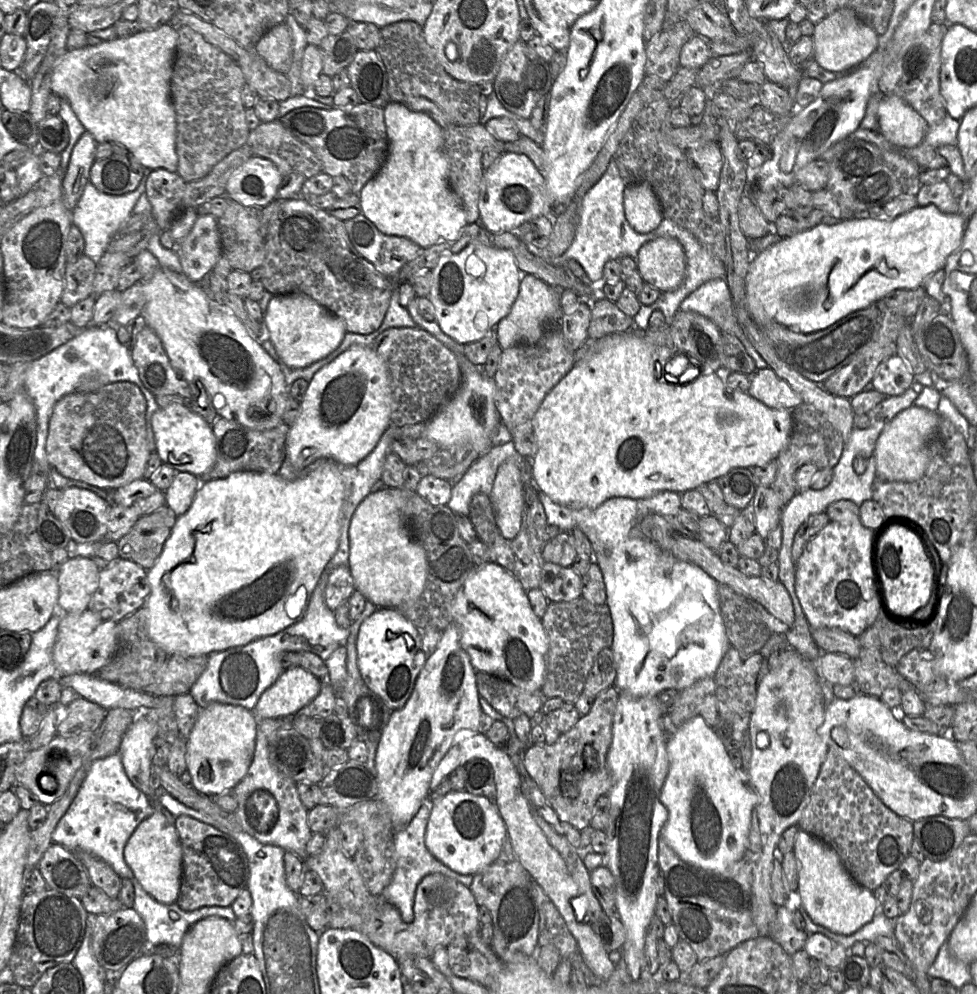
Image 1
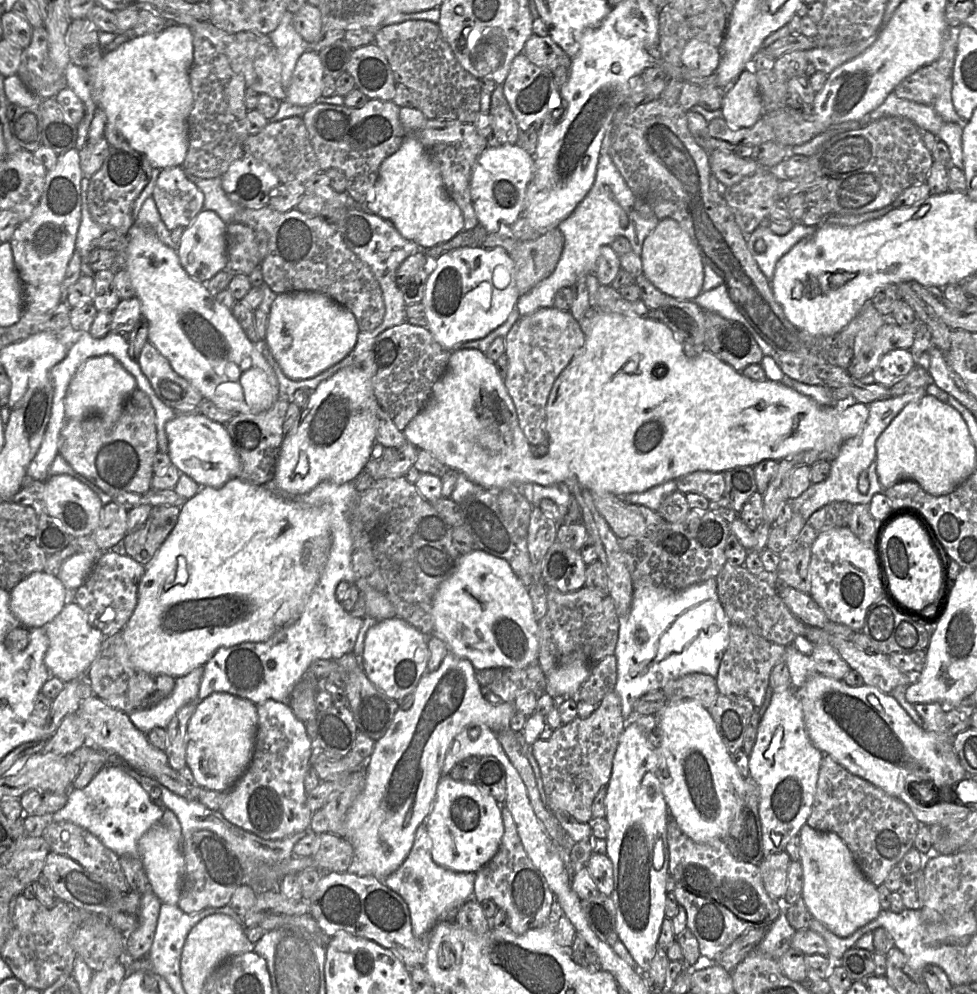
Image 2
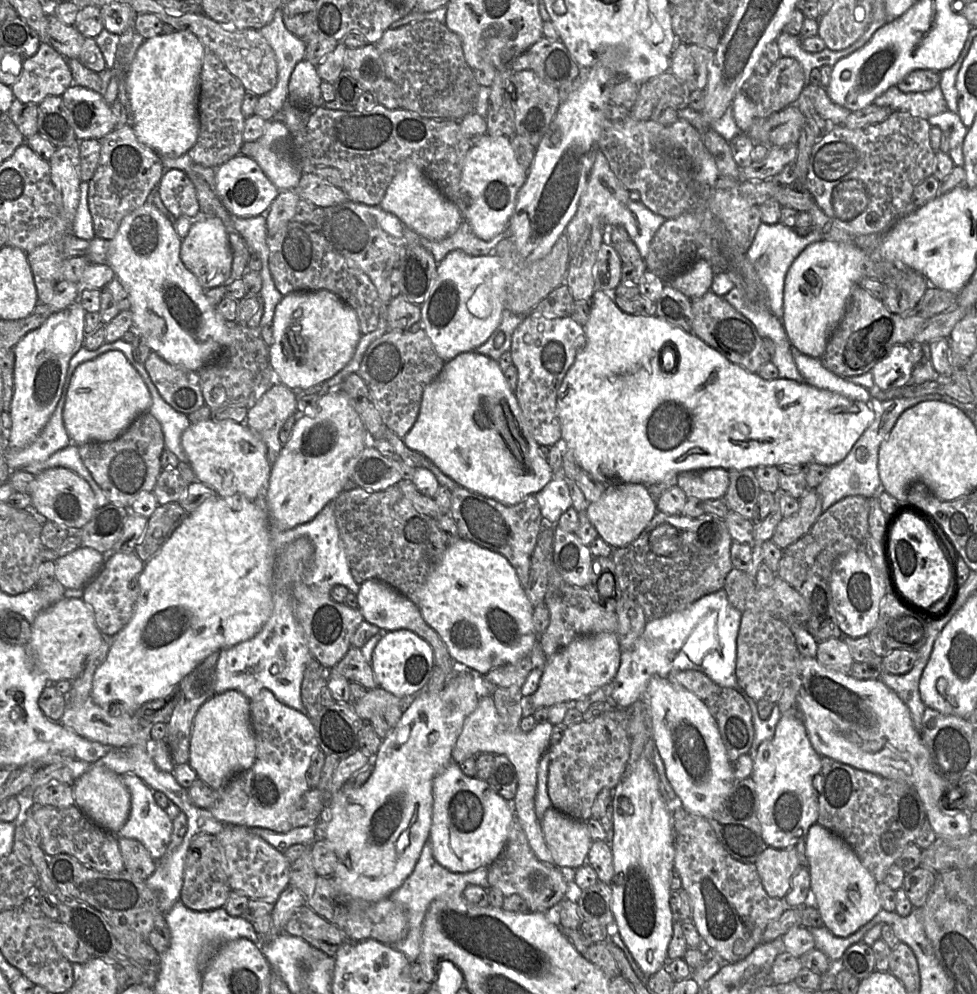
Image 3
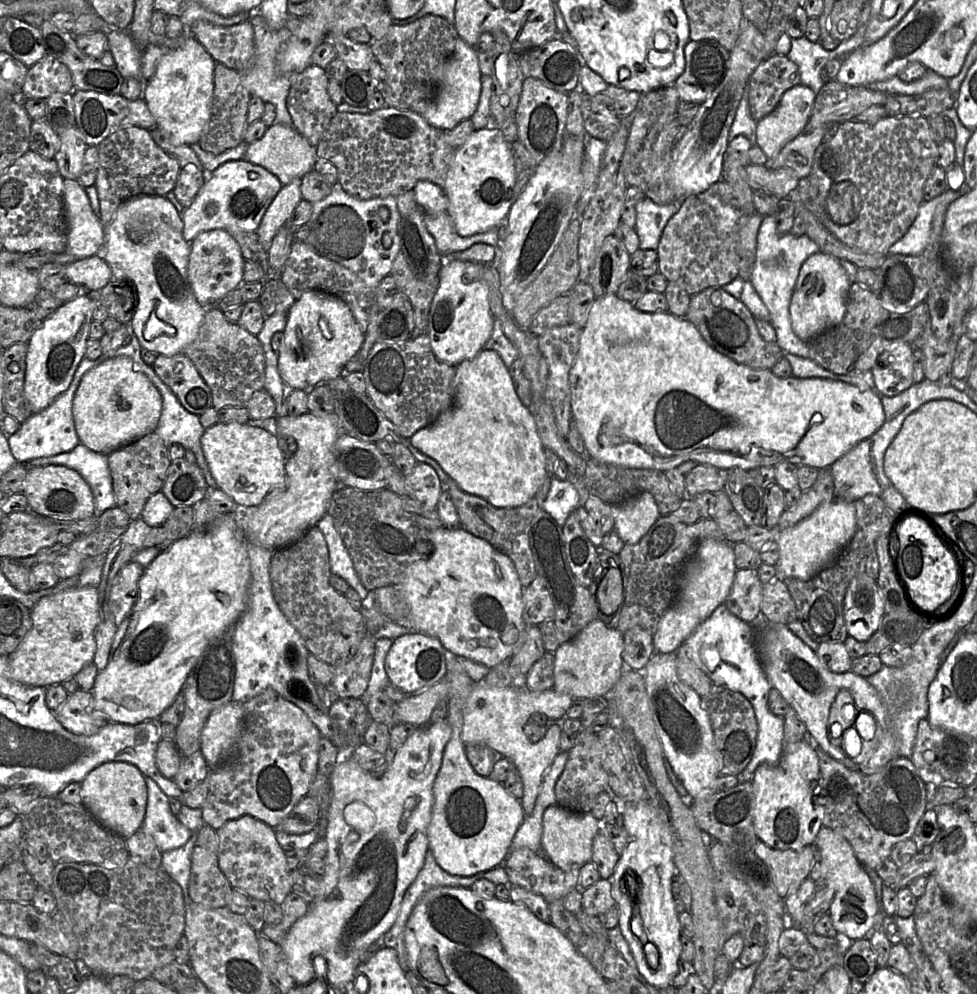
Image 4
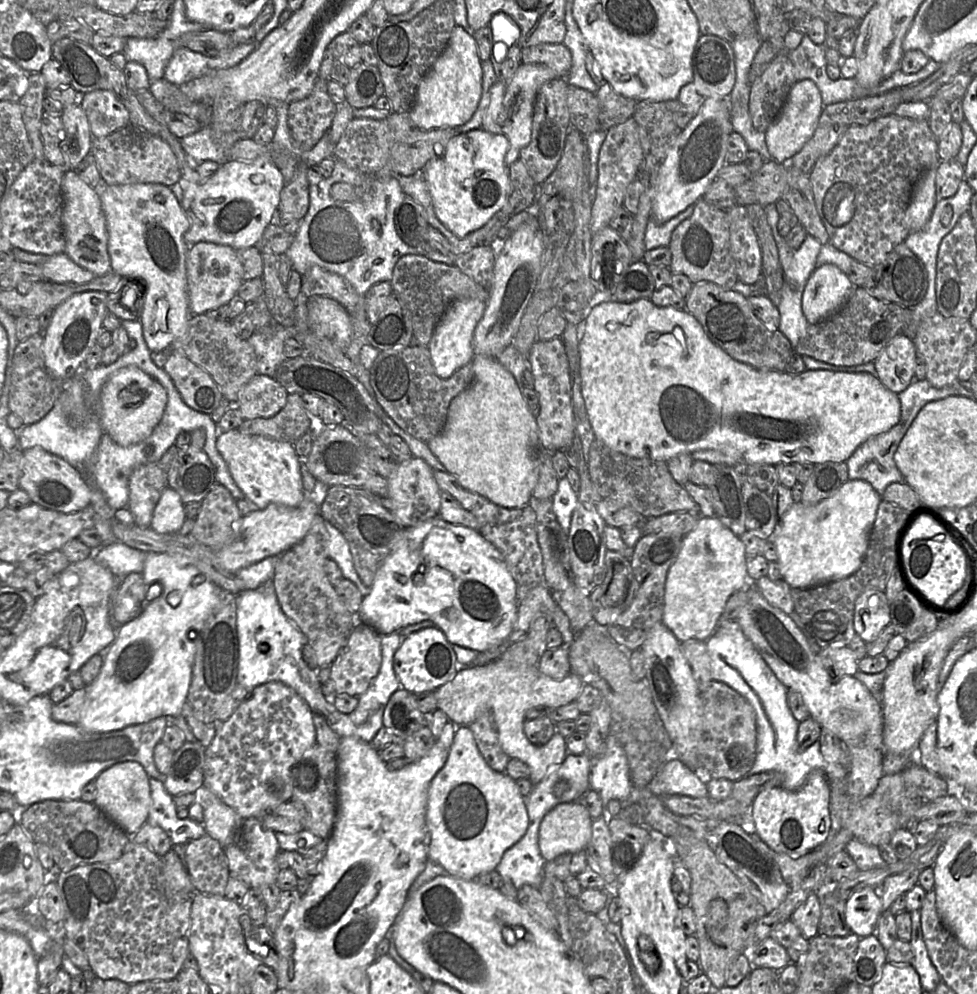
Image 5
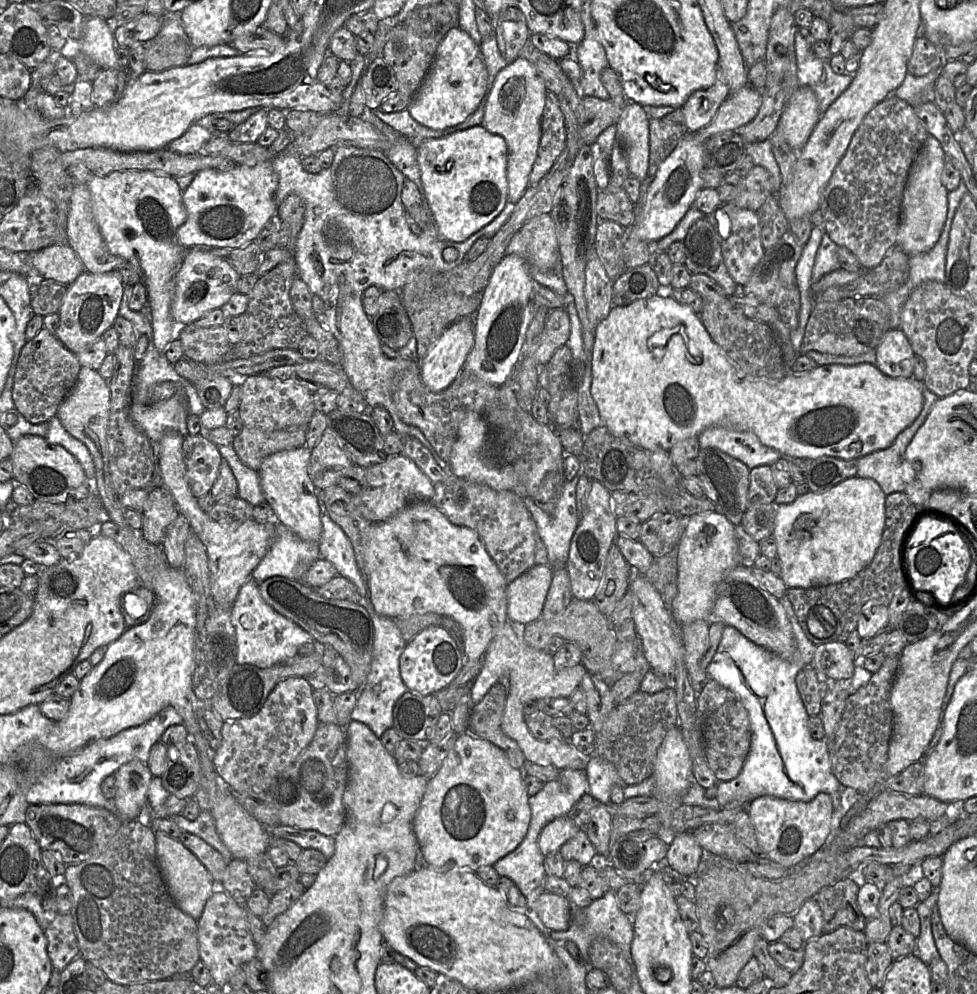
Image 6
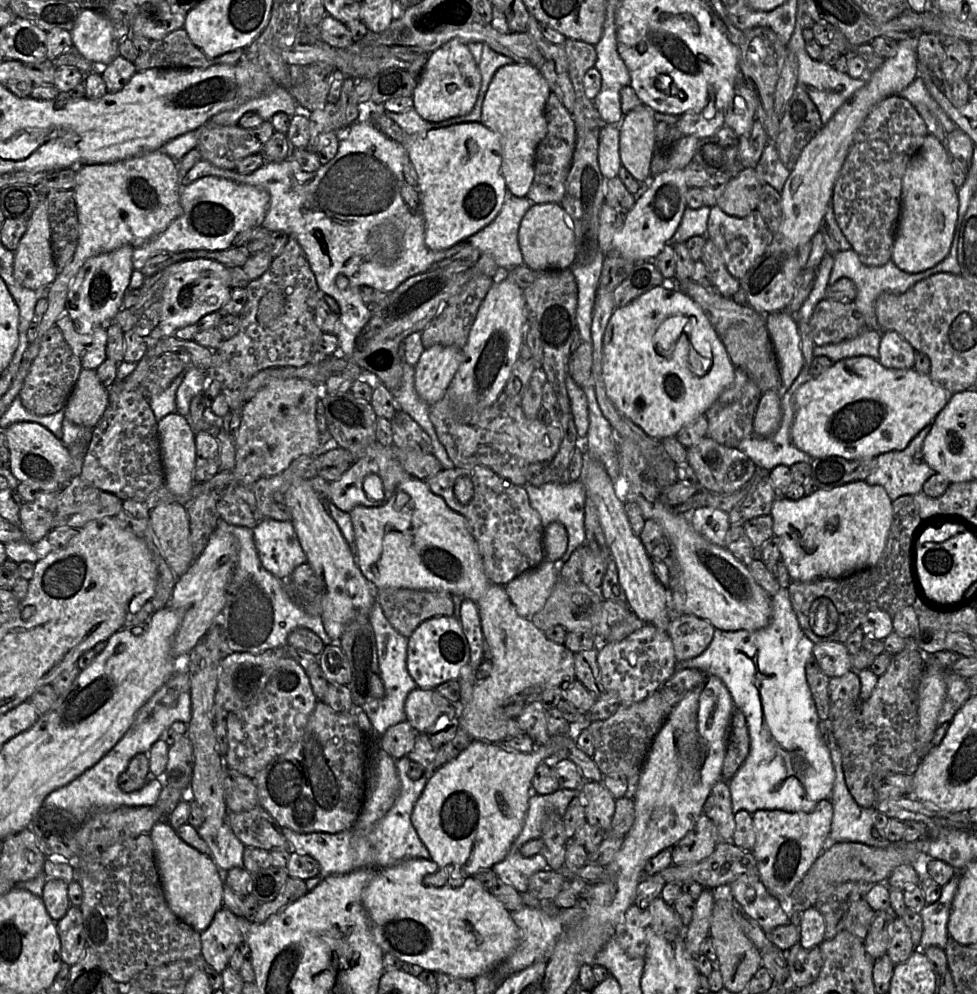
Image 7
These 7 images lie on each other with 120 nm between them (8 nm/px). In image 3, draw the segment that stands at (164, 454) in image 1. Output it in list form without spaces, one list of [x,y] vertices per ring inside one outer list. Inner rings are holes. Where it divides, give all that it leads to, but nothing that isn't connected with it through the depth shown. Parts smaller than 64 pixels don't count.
[[[209,418],[196,424],[191,424],[181,436],[181,445],[197,480],[215,490],[218,496],[227,497],[241,494],[249,500],[255,501],[260,499],[260,496],[265,492],[272,465],[267,458],[265,443],[245,423],[229,420],[215,421]]]

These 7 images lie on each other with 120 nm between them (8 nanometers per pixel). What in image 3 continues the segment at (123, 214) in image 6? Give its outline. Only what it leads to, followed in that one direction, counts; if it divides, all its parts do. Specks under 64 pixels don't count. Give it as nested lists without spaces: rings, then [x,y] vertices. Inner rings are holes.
[[[150,202],[128,214],[121,222],[116,235],[110,240],[108,250],[108,265],[114,271],[115,277],[121,282],[130,296],[133,329],[144,338],[151,351],[156,352],[166,362],[191,371],[199,371],[206,364],[212,362],[229,342],[227,321],[219,314],[216,307],[205,295],[204,289],[200,286],[197,278],[184,266],[180,258],[182,239],[177,235],[173,224],[164,216],[159,209]]]

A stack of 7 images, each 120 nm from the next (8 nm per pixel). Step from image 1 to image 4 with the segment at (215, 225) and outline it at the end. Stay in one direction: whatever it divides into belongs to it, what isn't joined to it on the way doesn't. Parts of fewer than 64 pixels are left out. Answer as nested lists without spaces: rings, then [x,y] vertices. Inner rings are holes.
[[[214,229],[199,233],[190,242],[188,257],[188,281],[192,292],[204,307],[214,307],[228,292],[243,283],[245,259],[232,235],[224,229]]]

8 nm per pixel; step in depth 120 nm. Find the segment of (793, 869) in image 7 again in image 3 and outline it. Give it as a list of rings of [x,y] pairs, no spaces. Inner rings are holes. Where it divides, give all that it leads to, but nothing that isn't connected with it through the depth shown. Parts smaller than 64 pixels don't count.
[[[782,715],[773,737],[759,746],[753,761],[752,778],[756,783],[758,817],[761,823],[763,840],[767,847],[774,849],[795,847],[797,843],[805,840],[809,828],[817,823],[817,775],[820,773],[822,766],[822,756],[812,746],[802,719]]]

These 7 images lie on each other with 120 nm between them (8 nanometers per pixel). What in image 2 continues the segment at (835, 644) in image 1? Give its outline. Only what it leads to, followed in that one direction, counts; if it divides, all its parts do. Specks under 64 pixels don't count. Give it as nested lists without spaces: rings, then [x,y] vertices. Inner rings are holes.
[[[778,582],[777,588],[791,612],[803,623],[823,628],[829,622],[825,612],[809,594],[800,592],[780,582]]]

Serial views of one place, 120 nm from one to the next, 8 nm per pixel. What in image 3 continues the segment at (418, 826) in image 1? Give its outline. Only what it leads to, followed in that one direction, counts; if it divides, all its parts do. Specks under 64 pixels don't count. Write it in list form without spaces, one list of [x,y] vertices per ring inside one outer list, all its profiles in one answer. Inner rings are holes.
[[[428,839],[410,875],[390,894],[390,898],[401,907],[407,919],[406,934],[392,946],[403,953],[411,964],[415,962],[420,952],[423,920],[431,903],[443,897],[461,897],[469,885],[478,885],[486,890],[491,888],[487,869],[467,873],[450,872],[434,859]]]

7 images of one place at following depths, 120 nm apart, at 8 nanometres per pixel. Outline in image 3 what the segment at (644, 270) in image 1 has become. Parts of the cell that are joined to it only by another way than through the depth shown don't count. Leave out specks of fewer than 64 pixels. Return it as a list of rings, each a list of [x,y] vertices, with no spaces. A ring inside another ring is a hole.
[[[700,259],[684,273],[671,278],[666,285],[671,285],[690,299],[696,299],[710,290],[712,281],[713,271],[710,263]]]

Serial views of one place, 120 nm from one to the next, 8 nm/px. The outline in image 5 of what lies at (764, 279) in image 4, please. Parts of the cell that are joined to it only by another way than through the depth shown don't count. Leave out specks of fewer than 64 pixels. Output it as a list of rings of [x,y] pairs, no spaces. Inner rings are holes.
[[[775,204],[765,207],[765,211],[767,222],[771,228],[773,238],[777,246],[779,261],[785,275],[784,284],[781,289],[781,299],[776,305],[780,314],[778,330],[787,337],[794,350],[800,339],[805,335],[807,326],[809,325],[802,311],[802,295],[809,277],[817,267],[816,260],[822,245],[813,236],[807,234],[801,246],[796,250],[792,250],[788,246],[785,238],[781,237],[777,231],[777,223],[780,213],[777,211]]]

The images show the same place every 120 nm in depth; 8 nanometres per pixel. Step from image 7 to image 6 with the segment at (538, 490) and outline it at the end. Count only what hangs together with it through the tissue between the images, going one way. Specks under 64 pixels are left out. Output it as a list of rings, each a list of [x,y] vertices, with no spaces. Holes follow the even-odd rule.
[[[578,473],[572,480],[562,485],[555,510],[552,513],[546,513],[540,509],[532,497],[524,498],[537,524],[540,538],[546,546],[548,565],[553,569],[566,567],[571,540],[579,524],[576,501],[576,486],[579,477]]]

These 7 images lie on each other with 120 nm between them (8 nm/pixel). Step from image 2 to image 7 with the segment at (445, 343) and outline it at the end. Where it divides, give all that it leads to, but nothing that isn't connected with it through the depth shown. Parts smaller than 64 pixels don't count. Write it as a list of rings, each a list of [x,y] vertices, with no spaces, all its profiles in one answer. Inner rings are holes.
[[[436,344],[424,349],[415,367],[415,388],[429,406],[445,397],[462,359],[463,349],[454,346]]]

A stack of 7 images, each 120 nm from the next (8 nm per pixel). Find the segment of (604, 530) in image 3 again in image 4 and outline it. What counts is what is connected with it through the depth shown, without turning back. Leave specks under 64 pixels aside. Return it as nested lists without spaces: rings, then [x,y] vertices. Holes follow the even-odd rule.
[[[646,491],[613,506],[613,531],[627,545],[639,542],[661,516],[654,497]]]

